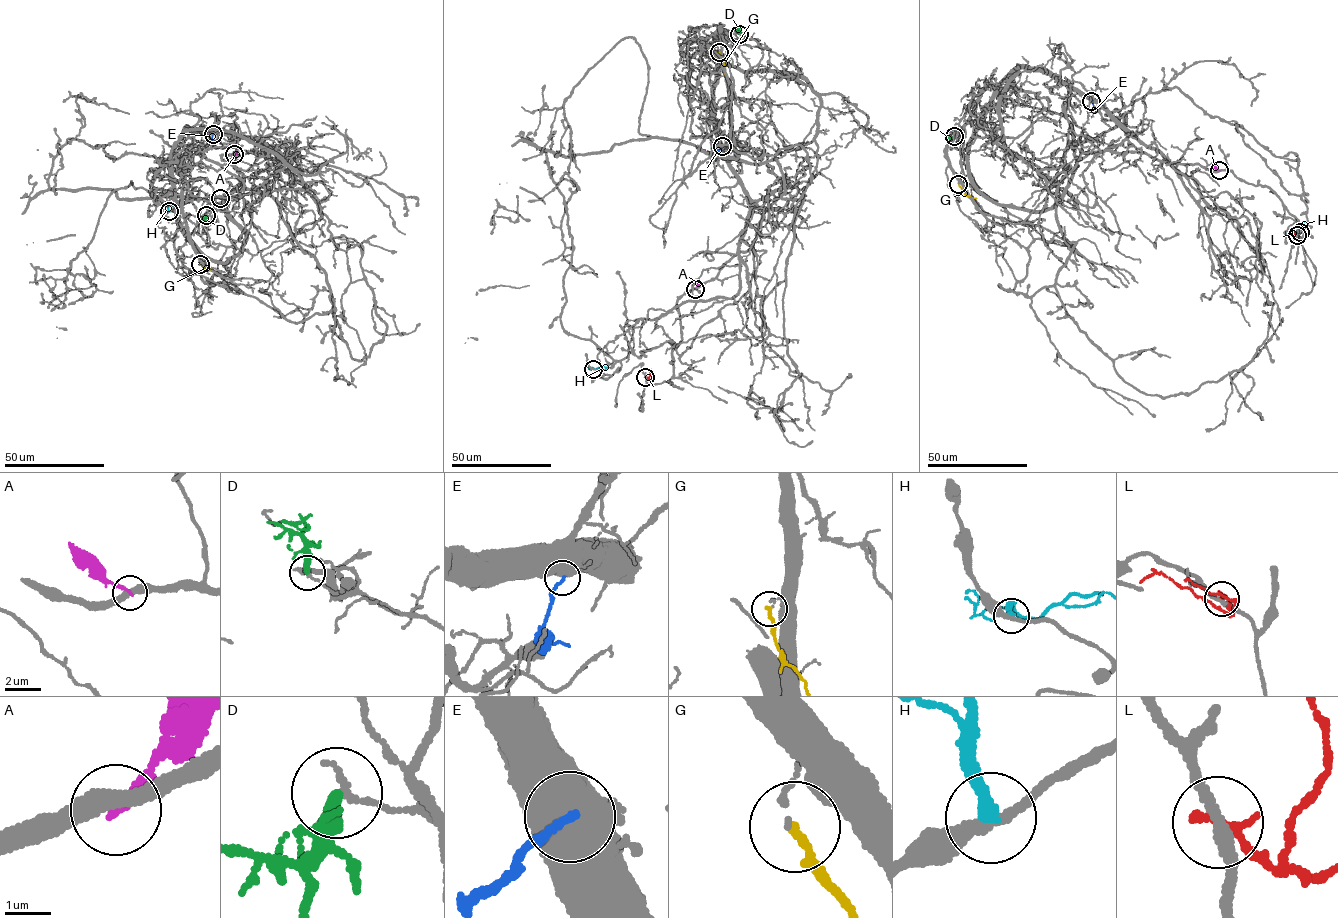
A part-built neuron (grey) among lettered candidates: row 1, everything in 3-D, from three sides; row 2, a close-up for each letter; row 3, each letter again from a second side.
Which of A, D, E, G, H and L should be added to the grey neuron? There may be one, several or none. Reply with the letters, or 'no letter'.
no letter

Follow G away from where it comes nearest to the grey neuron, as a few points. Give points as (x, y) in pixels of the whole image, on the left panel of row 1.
G: (200, 264), (212, 268)

